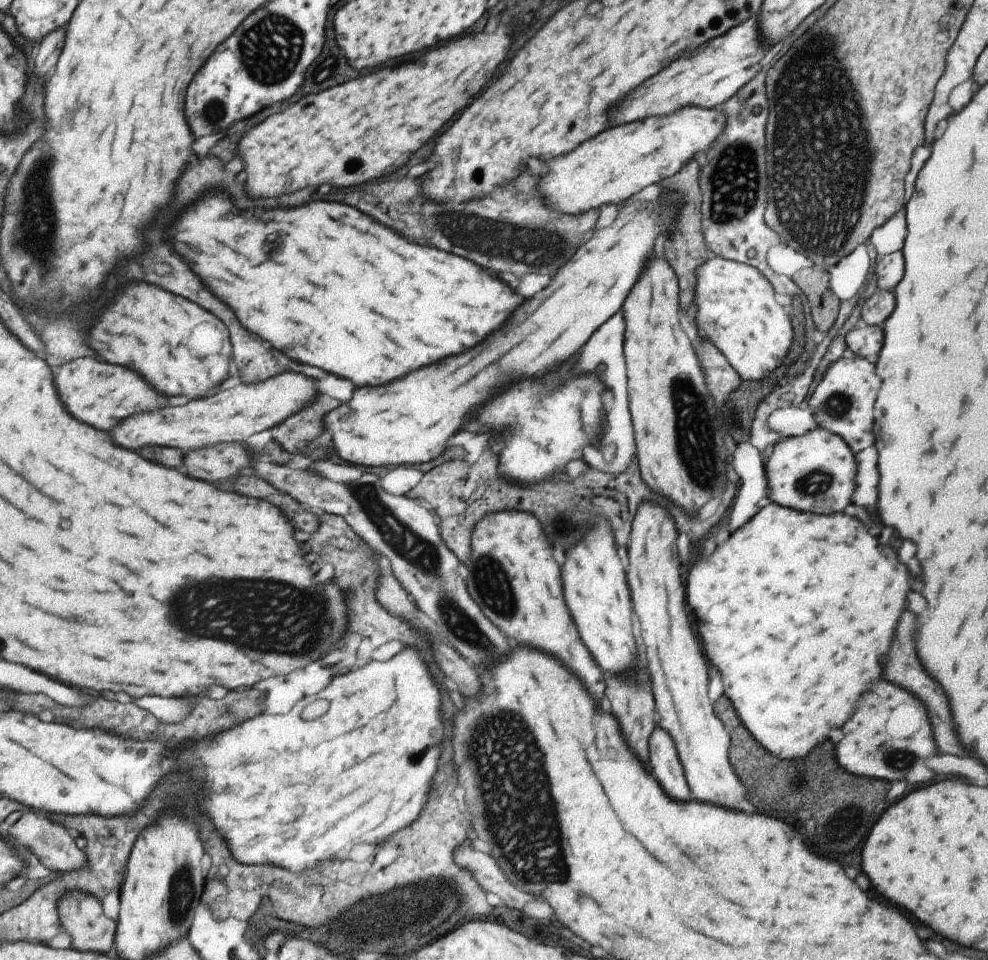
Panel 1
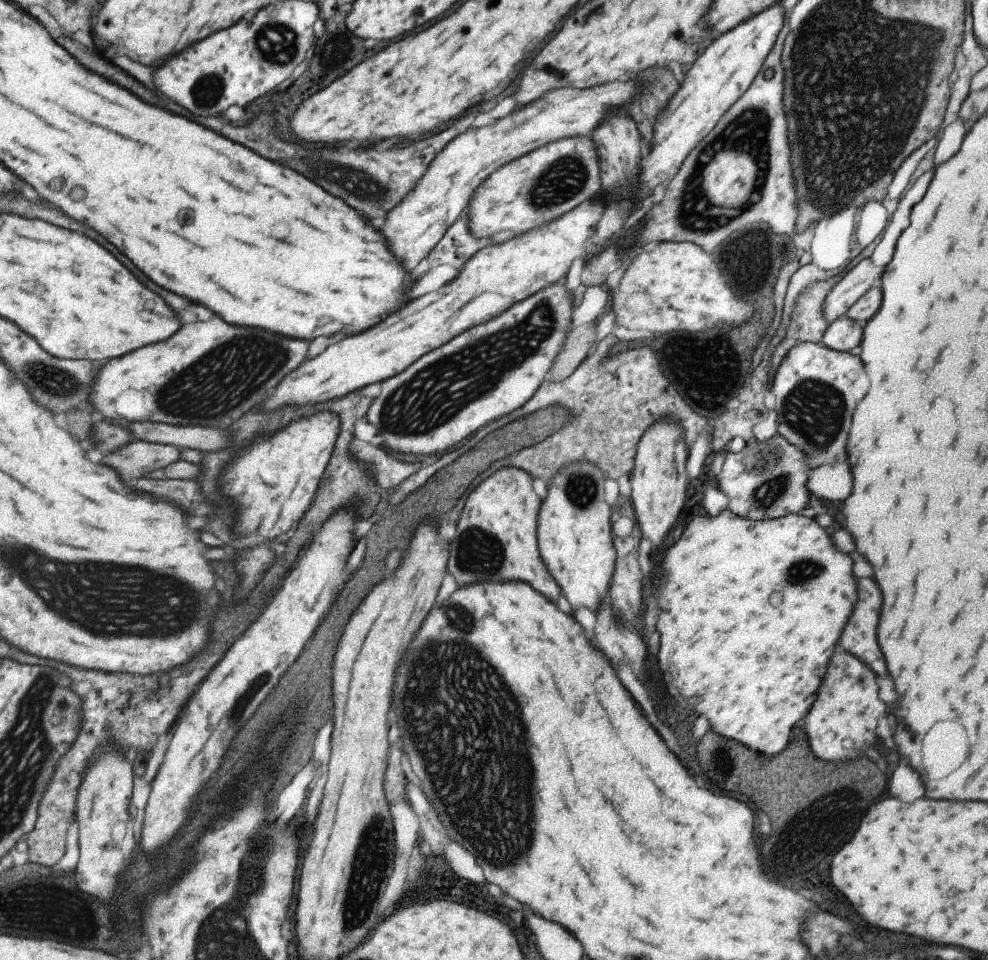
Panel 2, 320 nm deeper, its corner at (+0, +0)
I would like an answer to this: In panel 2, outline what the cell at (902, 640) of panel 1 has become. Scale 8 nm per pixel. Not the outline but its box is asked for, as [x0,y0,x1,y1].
[839,578,885,676]

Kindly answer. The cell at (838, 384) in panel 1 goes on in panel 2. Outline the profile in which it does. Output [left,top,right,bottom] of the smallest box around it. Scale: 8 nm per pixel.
[770,341,867,469]

